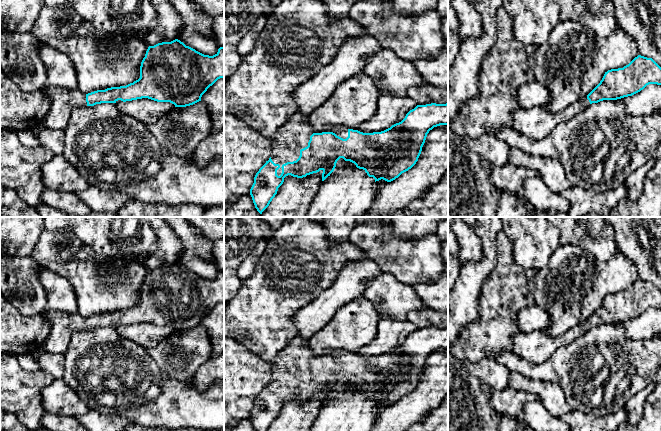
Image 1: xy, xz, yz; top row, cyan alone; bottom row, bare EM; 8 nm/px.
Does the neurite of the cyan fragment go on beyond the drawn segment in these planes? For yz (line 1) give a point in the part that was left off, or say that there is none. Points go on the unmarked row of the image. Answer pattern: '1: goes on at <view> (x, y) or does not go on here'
1: goes on at yz (536, 347)

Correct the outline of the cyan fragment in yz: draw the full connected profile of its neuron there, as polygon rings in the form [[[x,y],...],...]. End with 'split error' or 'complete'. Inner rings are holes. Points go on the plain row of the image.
[[[638,279],[623,292],[605,296],[600,307],[585,322],[561,336],[549,336],[544,330],[518,332],[513,336],[512,352],[532,364],[541,364],[554,351],[572,343],[588,329],[632,320],[649,308],[661,309],[661,291],[652,282]]] | split error

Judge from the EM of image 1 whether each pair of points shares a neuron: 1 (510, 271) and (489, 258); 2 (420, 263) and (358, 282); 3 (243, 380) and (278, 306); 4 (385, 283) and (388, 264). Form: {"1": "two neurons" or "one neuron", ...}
{"1": "two neurons", "2": "two neurons", "3": "two neurons", "4": "two neurons"}

